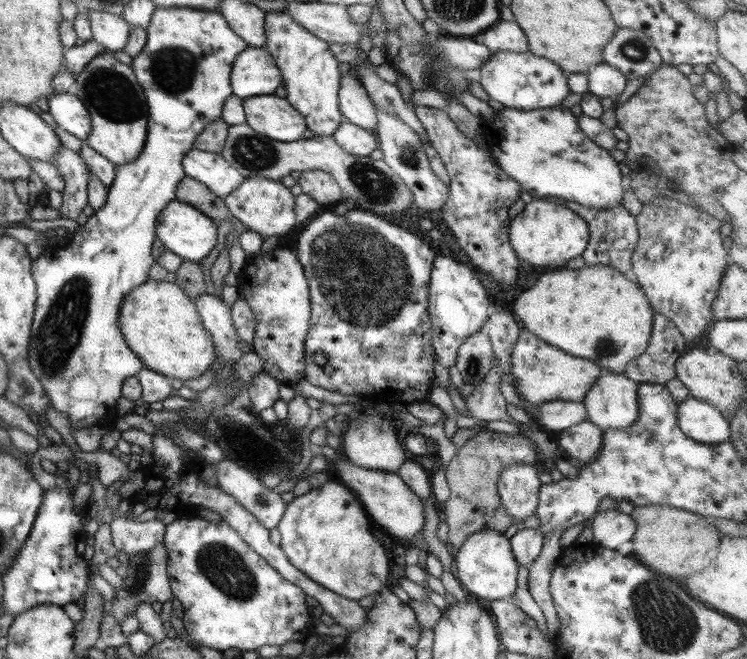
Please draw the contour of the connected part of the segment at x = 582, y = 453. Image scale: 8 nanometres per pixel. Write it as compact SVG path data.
M586 420L558 434L557 443L566 450L566 457L575 464L592 464L603 447L604 431Z

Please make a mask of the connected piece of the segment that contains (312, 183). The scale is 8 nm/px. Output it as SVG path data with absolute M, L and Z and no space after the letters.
M323 170L302 171L297 181L302 192L311 196L318 204L343 202L342 189L337 180Z

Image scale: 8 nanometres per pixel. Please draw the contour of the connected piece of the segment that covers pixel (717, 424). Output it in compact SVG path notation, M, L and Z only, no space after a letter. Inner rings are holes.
M689 397L678 403L678 428L702 444L720 444L731 439L730 422L710 403Z

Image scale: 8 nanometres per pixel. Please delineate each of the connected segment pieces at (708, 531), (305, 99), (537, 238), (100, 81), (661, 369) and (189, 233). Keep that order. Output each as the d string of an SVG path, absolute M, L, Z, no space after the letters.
M666 505L648 506L648 508L634 506L629 515L638 524L638 530L632 540L634 554L642 564L646 564L652 570L658 570L668 576L688 576L692 572L704 570L718 554L720 534L710 522L706 522L704 516L682 512L682 509Z
M286 12L266 13L264 48L274 57L282 73L287 92L286 100L304 116L307 127L316 136L330 136L341 125L343 114L339 109L338 91L345 68L330 51L329 43L320 40L305 26L298 24Z
M536 199L511 219L509 241L519 260L532 266L551 266L562 269L572 258L582 255L589 243L587 222L564 205Z
M104 51L75 76L72 92L86 105L92 119L93 127L85 140L90 148L116 166L140 157L147 139L149 105L131 65L121 63L112 52Z
M654 314L649 348L627 365L625 376L633 382L665 385L677 377L676 363L690 350L685 336L669 318Z
M173 200L168 203L168 206L158 216L156 230L157 238L164 243L164 246L170 252L174 252L174 254L184 258L186 261L192 260L192 262L198 263L204 260L214 250L214 246L218 244L218 227L217 222L197 208L182 201Z

